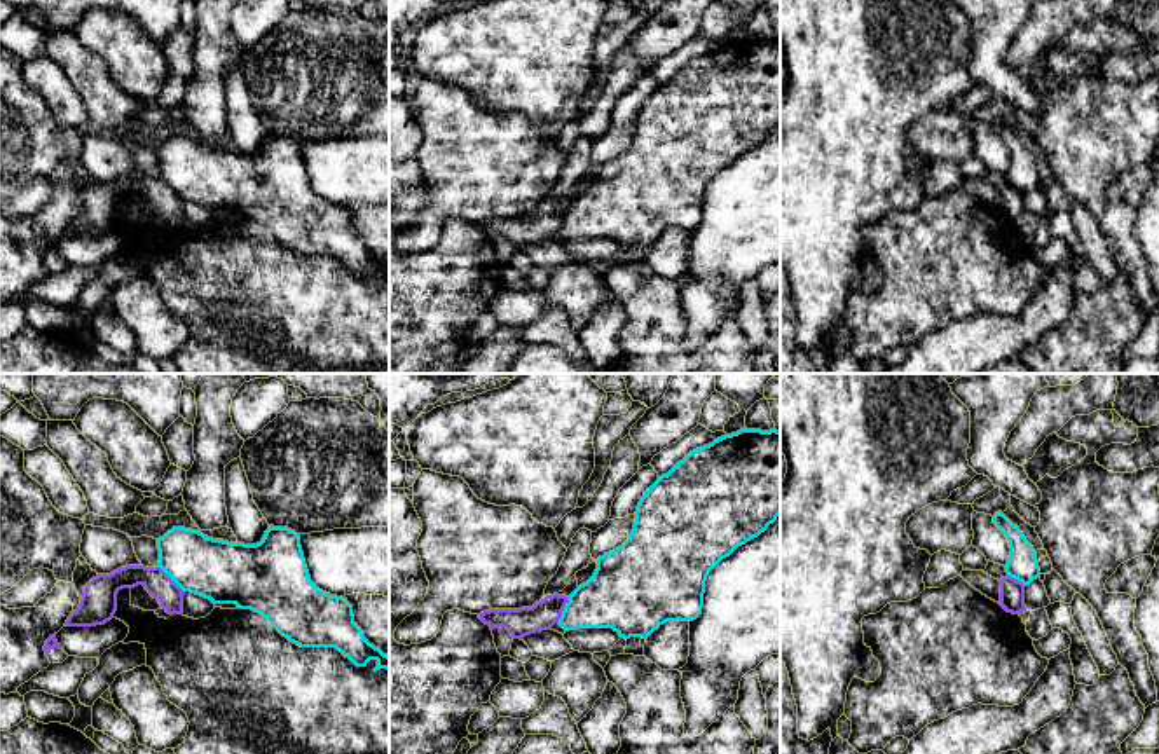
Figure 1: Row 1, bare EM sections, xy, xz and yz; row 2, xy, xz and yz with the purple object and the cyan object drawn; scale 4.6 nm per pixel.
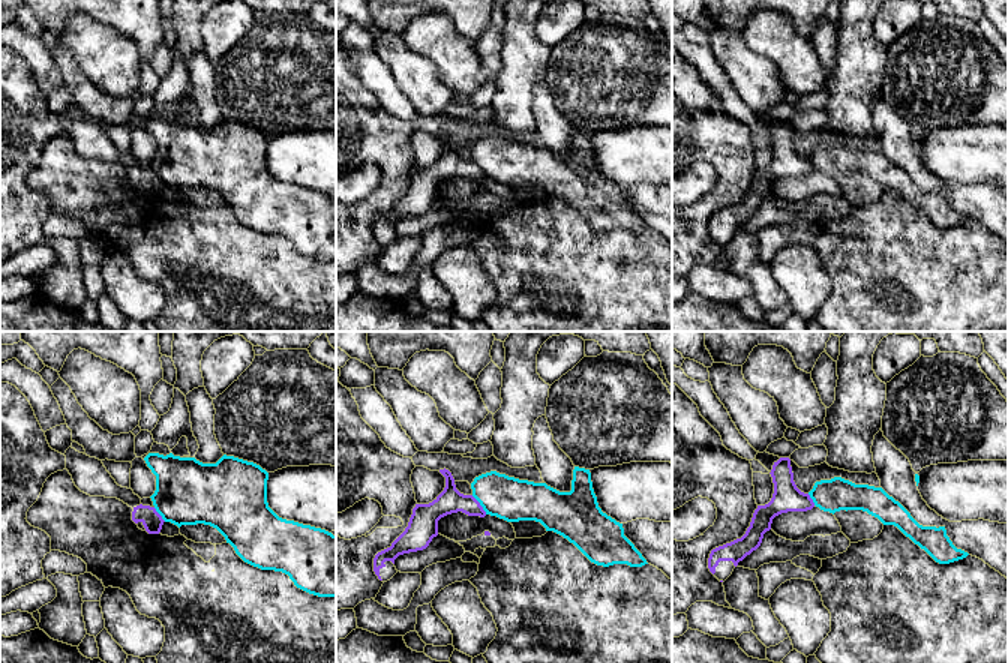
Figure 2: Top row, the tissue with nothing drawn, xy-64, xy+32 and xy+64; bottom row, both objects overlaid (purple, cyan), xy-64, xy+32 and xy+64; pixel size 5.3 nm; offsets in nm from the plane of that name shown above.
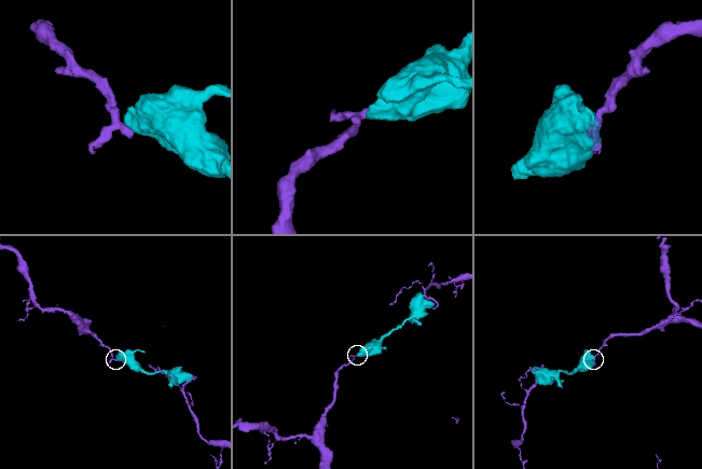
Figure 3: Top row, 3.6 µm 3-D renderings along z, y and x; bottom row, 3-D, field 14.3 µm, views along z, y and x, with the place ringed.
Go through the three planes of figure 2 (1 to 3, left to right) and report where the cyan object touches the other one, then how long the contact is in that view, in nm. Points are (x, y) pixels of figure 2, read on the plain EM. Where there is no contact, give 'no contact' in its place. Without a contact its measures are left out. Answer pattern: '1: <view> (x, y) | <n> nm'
1: xy-64 (159, 179) | 100 nm
2: xy+32 (479, 168) | 130 nm
3: xy+64 (812, 164) | 80 nm

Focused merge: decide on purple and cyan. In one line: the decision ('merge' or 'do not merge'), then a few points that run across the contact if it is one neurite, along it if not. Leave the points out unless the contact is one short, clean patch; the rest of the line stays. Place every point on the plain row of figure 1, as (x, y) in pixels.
do not merge; line xy (159, 175), (184, 201)

